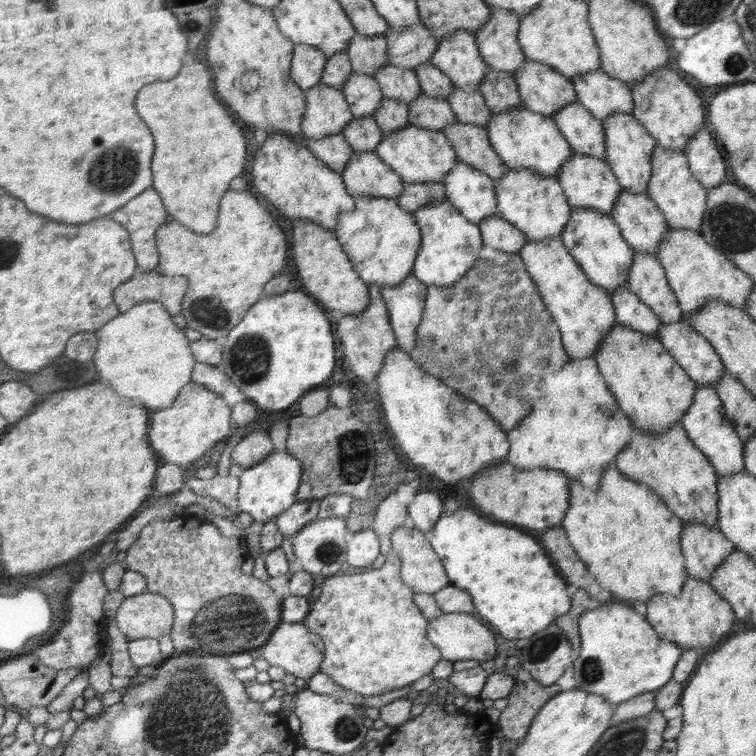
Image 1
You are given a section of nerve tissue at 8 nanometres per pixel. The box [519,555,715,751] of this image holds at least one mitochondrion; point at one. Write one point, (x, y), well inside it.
(541, 648)

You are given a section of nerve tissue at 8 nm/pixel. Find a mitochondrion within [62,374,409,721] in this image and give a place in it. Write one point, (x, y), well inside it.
(228, 620)

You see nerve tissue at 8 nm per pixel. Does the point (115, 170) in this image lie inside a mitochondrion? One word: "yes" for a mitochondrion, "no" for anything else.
yes

